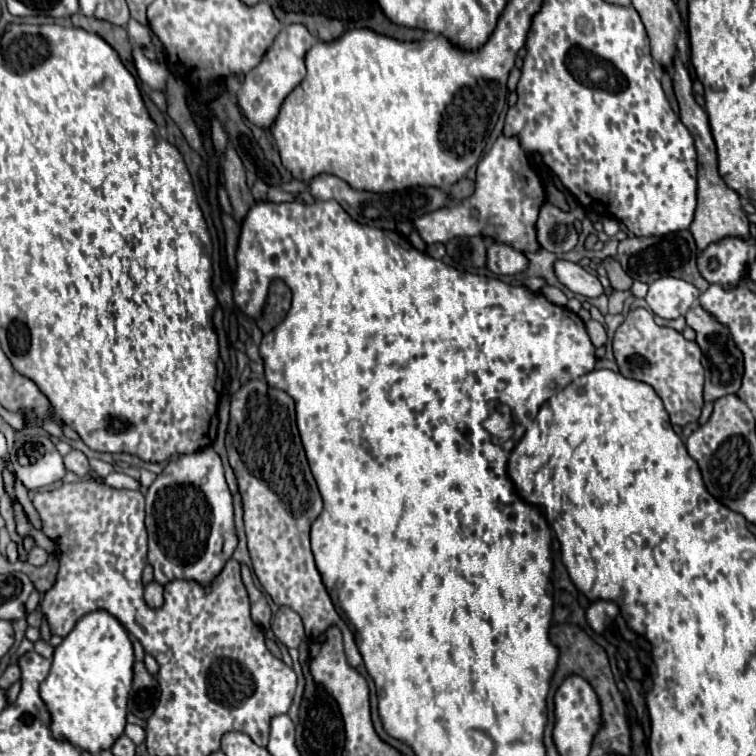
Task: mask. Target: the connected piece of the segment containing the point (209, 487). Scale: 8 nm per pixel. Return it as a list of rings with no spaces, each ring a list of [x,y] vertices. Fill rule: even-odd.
[[[208,447],[192,455],[180,455],[172,459],[164,471],[150,485],[146,495],[146,529],[148,529],[148,561],[154,567],[154,581],[166,585],[176,579],[196,581],[200,585],[210,585],[232,557],[238,535],[234,525],[232,495],[224,479],[224,467],[218,453]]]

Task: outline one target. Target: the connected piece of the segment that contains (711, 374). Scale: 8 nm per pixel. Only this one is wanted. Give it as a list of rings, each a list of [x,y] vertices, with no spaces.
[[[696,305],[686,313],[686,323],[696,331],[696,343],[702,349],[702,367],[706,371],[706,385],[704,385],[704,399],[706,401],[716,401],[722,395],[736,393],[742,385],[742,375],[744,375],[744,359],[740,349],[736,347],[736,341],[730,333],[730,329],[716,321],[712,313],[708,313],[702,305]]]

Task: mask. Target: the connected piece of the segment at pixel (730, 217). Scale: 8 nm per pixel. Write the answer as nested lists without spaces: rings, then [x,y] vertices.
[[[680,59],[674,61],[672,77],[674,77],[676,99],[678,99],[678,105],[680,105],[680,119],[688,127],[688,131],[692,133],[692,137],[696,141],[696,151],[698,151],[698,207],[696,207],[696,213],[694,213],[694,221],[688,227],[692,237],[694,237],[694,241],[696,241],[696,247],[698,247],[698,251],[704,251],[710,243],[722,241],[724,237],[750,239],[750,223],[746,219],[746,213],[742,211],[740,197],[738,197],[736,191],[726,187],[726,183],[722,181],[722,177],[718,173],[716,145],[714,145],[714,139],[712,139],[712,133],[710,133],[708,117],[706,117],[704,109],[692,97],[690,75],[684,69]]]

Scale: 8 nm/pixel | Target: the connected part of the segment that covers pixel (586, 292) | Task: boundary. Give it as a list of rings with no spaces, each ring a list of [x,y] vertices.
[[[558,259],[554,261],[554,273],[562,285],[566,285],[572,293],[584,295],[584,297],[598,297],[604,293],[598,277],[588,273],[584,267],[572,261]]]

